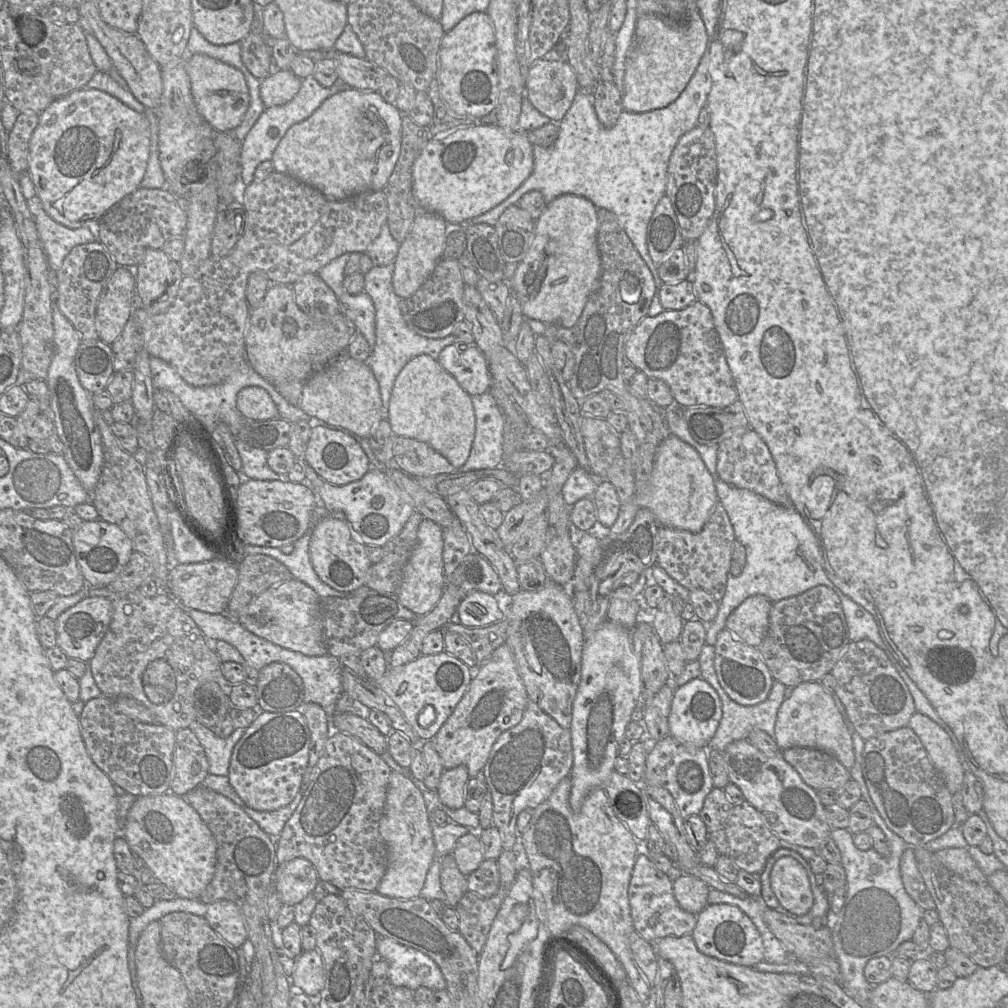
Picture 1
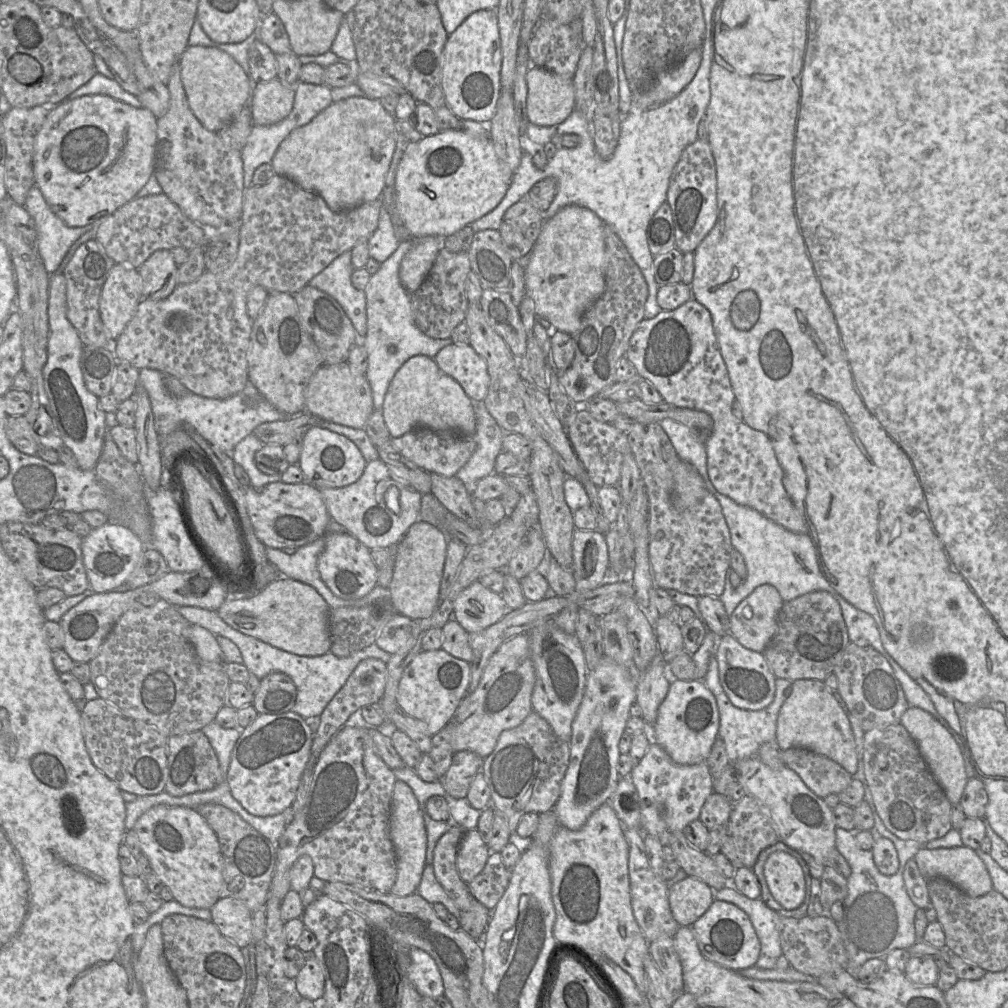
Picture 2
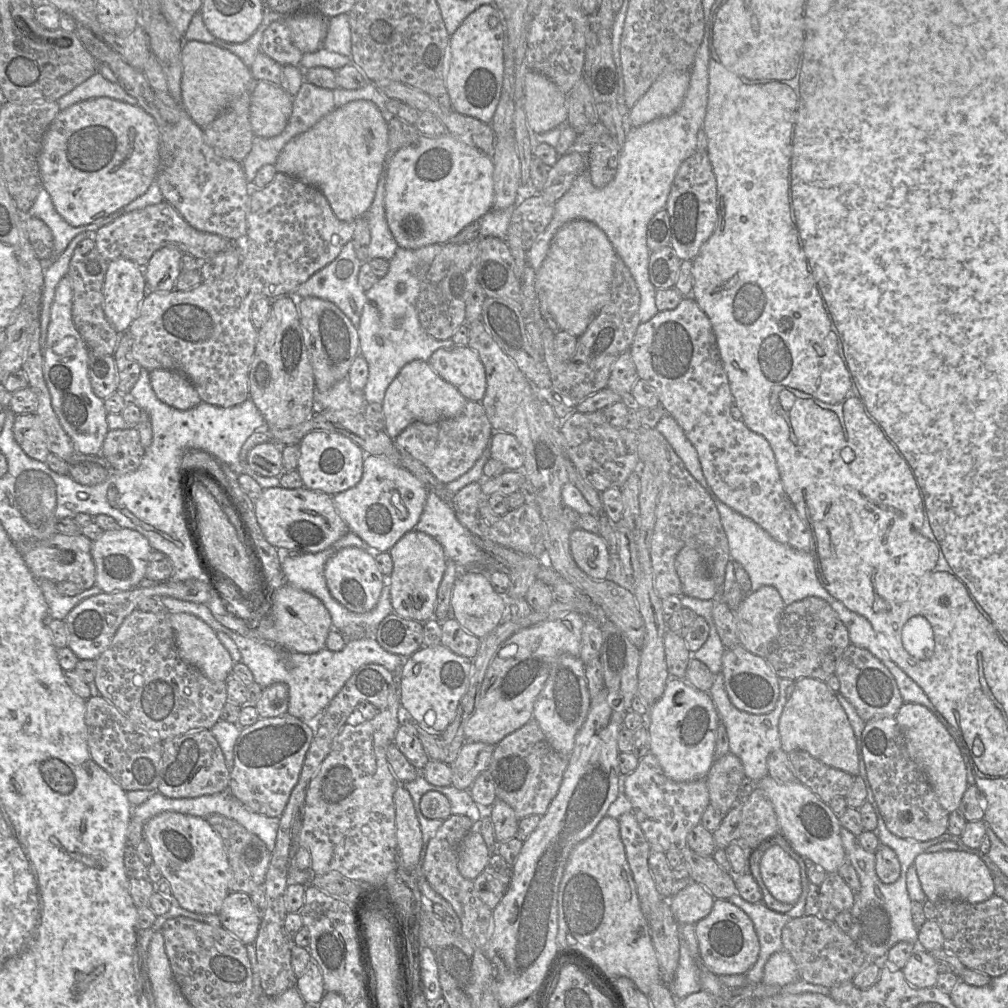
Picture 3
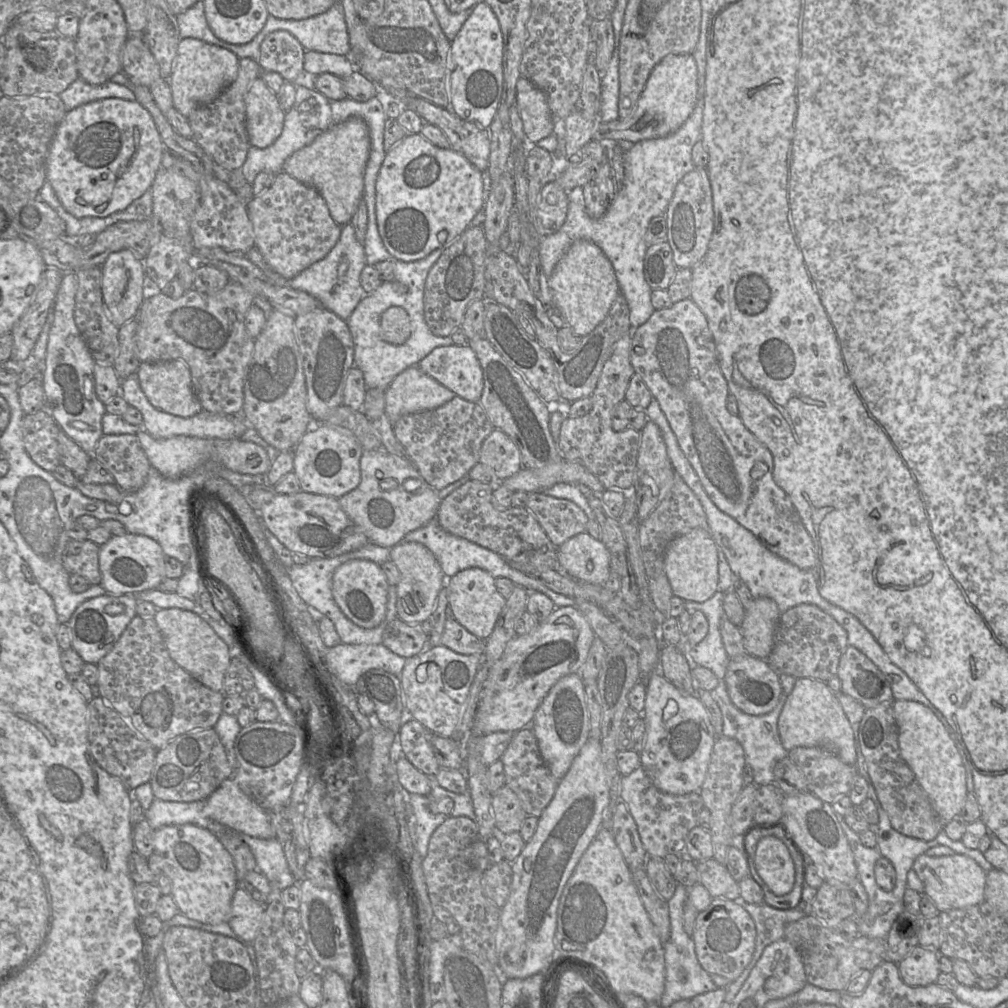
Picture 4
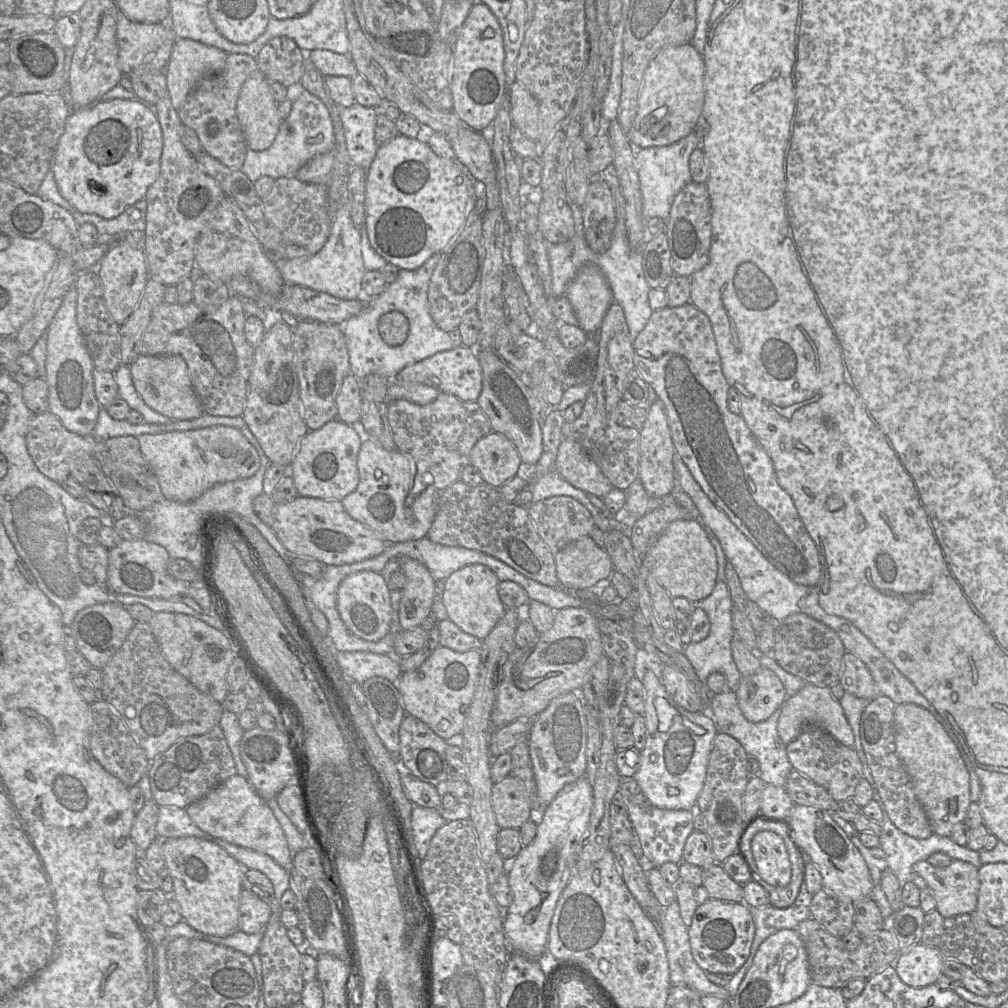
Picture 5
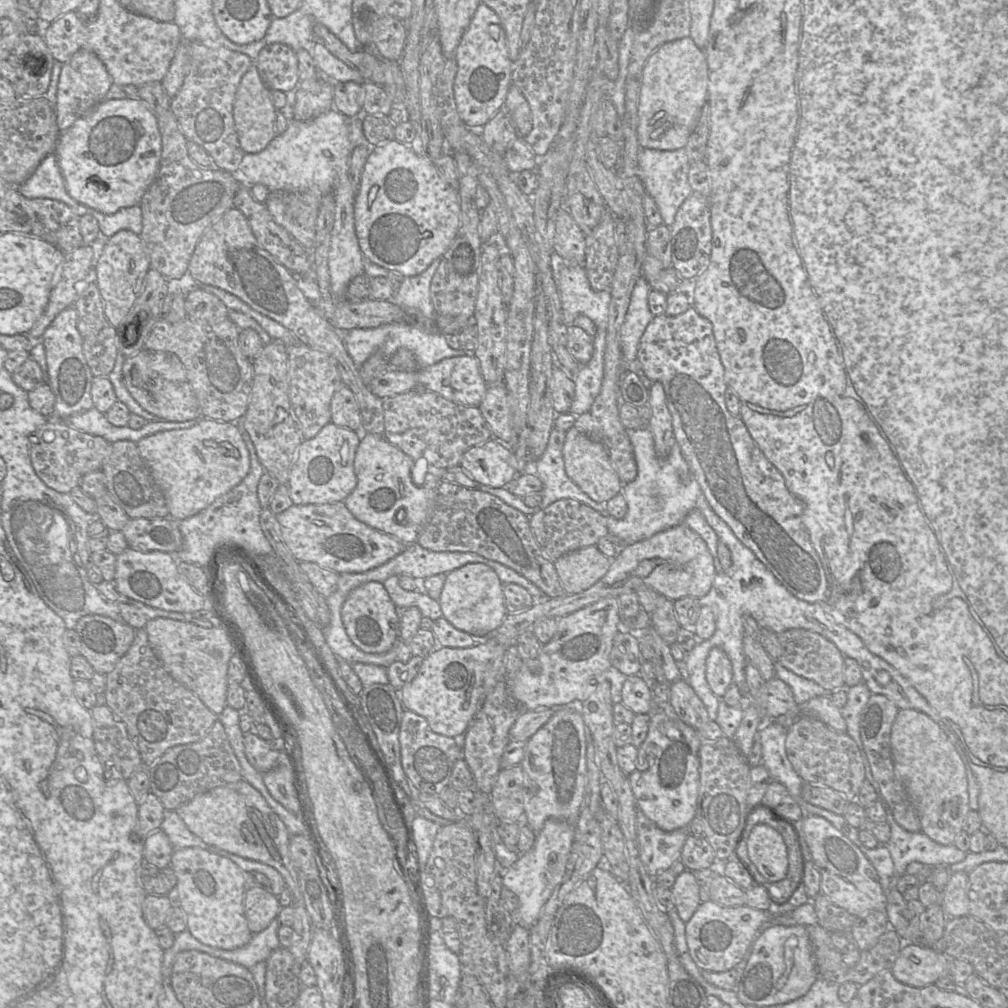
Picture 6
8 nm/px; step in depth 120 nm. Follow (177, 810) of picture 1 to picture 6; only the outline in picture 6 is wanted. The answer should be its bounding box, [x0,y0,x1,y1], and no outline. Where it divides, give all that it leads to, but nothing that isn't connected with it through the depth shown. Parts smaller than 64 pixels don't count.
[170,847,253,950]

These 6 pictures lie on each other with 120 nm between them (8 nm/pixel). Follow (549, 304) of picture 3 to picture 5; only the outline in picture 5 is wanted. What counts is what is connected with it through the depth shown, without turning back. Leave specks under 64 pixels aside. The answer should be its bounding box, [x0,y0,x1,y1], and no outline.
[565,264,614,335]

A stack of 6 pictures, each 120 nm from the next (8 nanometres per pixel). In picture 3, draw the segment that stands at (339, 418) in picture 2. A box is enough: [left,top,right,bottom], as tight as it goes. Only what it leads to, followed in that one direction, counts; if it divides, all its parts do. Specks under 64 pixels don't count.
[313,377,368,413]

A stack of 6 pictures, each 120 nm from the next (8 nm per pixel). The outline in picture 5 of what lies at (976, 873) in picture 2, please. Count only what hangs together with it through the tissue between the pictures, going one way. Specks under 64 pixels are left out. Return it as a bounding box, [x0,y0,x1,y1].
[912,860,980,918]

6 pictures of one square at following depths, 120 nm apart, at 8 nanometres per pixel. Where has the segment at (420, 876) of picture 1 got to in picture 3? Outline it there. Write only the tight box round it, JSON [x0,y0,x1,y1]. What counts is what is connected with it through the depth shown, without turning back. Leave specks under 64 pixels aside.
[394,784,422,871]

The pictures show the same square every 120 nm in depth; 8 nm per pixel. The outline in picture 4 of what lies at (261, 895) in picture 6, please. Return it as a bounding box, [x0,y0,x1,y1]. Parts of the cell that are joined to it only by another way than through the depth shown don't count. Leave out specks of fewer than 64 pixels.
[229,886,264,943]

